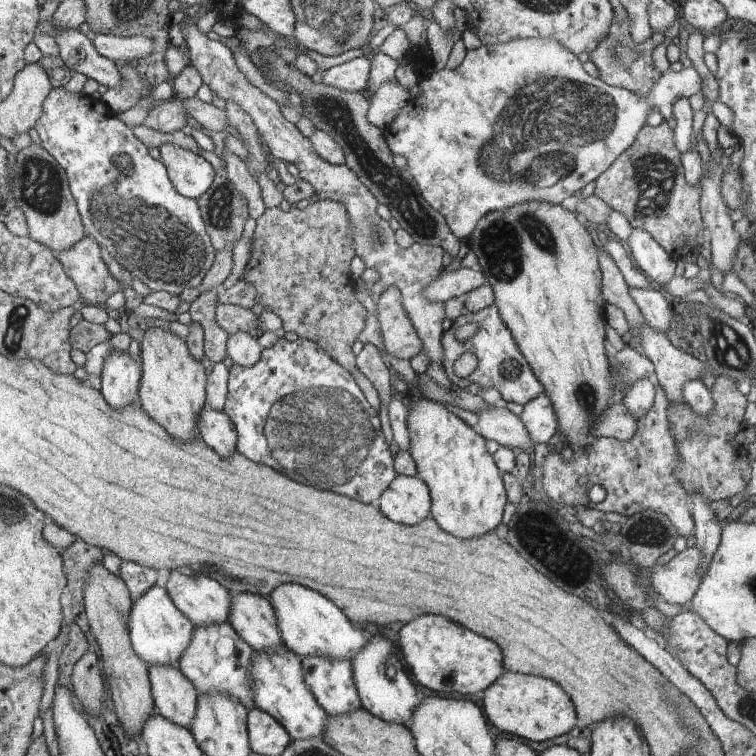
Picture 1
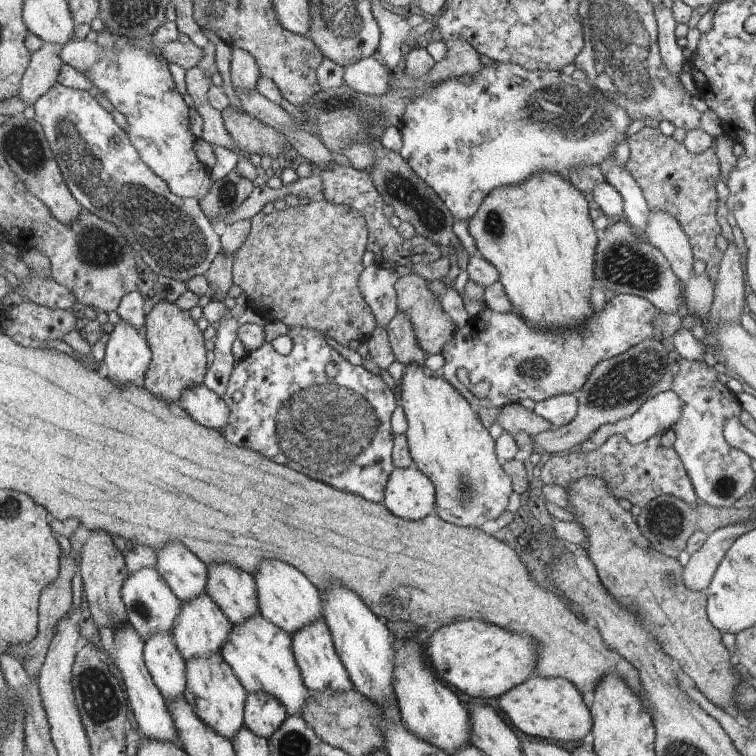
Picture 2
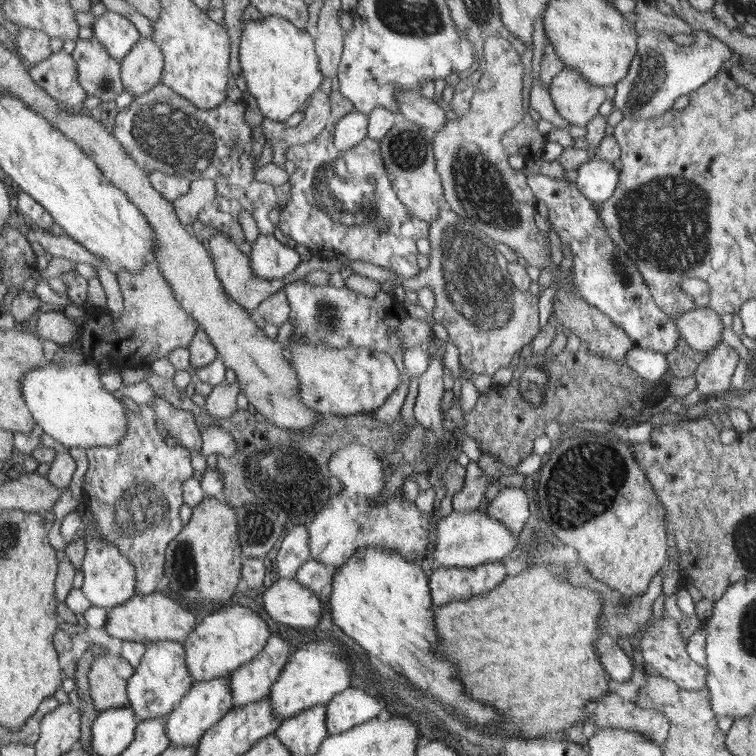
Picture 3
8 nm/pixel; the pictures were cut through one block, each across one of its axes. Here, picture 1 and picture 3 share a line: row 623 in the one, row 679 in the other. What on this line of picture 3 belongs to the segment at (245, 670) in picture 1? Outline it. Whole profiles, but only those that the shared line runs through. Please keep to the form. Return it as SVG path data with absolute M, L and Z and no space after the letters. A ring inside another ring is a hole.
M230 675L214 680L193 682L192 688L185 694L176 708L167 715L166 732L172 746L190 746L199 744L200 738L213 728L233 708L234 694L230 690Z

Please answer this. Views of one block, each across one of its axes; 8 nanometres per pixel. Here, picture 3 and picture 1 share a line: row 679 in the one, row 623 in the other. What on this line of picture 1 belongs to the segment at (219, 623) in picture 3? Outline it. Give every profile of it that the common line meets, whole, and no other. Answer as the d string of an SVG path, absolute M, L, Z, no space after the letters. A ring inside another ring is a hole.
M188 567L174 568L170 571L165 588L170 592L174 604L193 621L196 628L206 626L206 624L214 624L214 622L218 624L228 618L232 606L232 593L213 577L198 574Z

